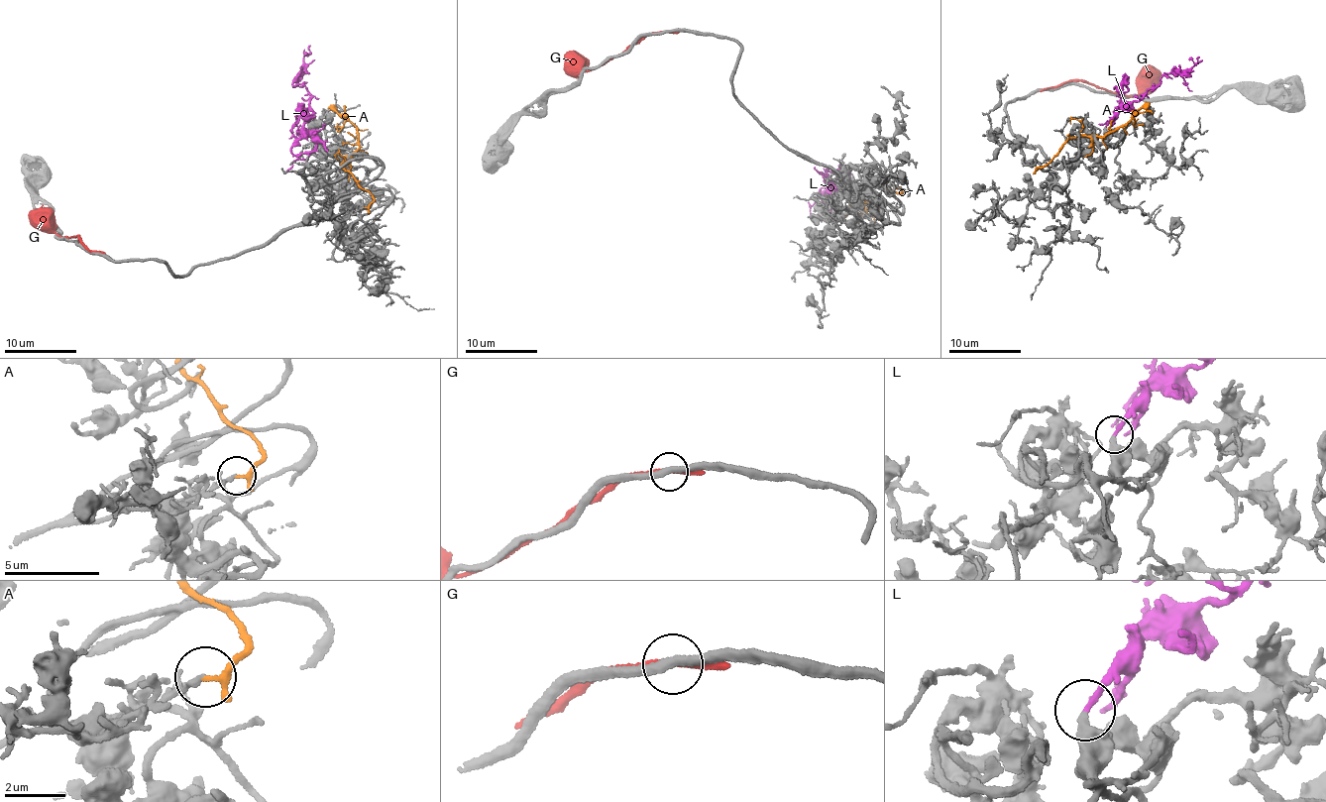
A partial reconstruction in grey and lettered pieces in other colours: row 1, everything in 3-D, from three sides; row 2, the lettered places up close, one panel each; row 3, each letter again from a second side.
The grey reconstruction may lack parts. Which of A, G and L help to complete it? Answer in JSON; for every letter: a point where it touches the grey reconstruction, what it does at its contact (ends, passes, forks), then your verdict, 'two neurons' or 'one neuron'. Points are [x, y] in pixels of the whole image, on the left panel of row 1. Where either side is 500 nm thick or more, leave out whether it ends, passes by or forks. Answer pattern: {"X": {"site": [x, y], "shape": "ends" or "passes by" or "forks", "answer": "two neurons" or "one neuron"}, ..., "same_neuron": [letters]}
{"A": {"site": [364, 207], "shape": "ends", "answer": "two neurons"}, "G": {"site": [94, 252], "shape": "passes by", "answer": "two neurons"}, "L": {"site": [327, 152], "shape": "ends", "answer": "one neuron"}, "same_neuron": ["L"]}

